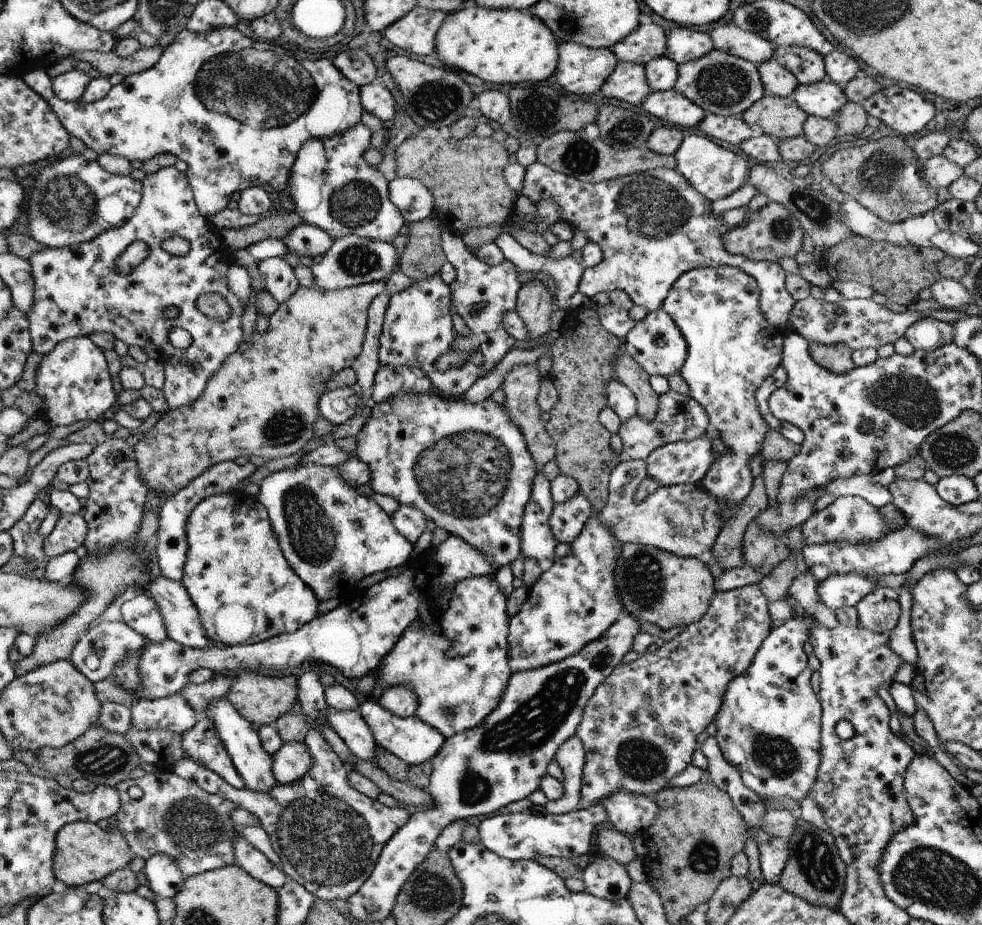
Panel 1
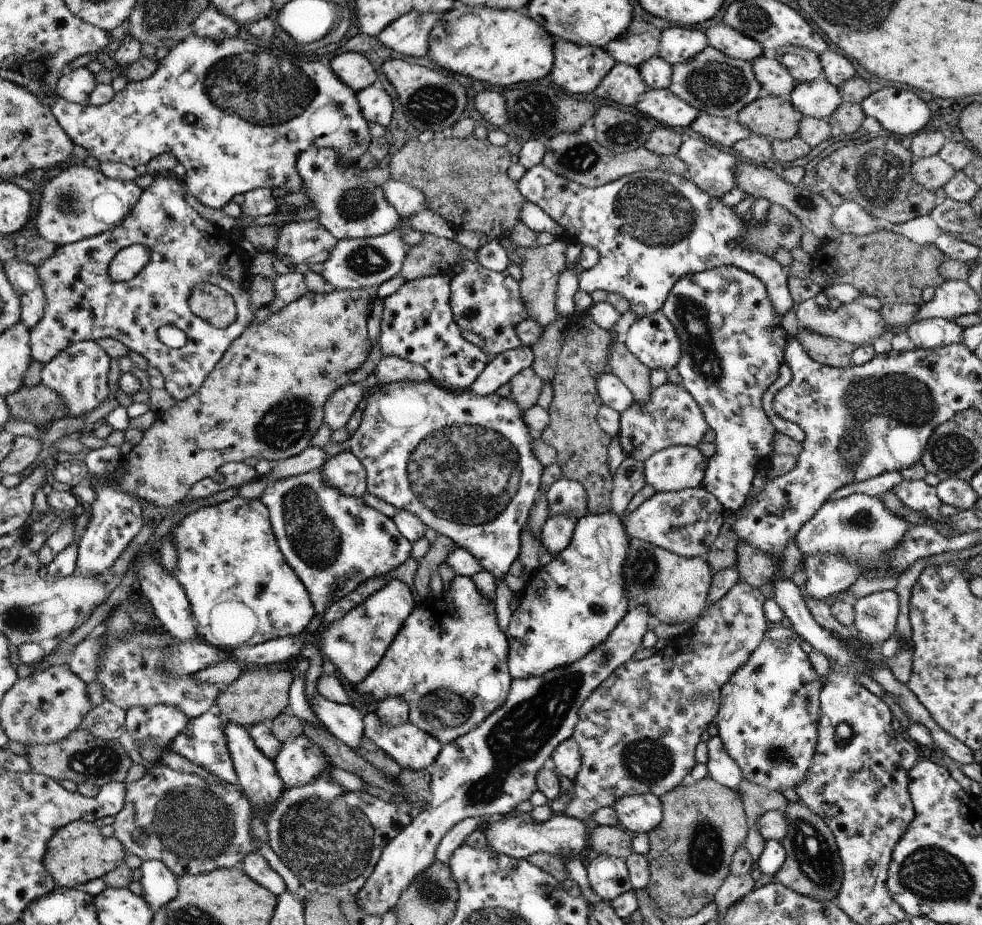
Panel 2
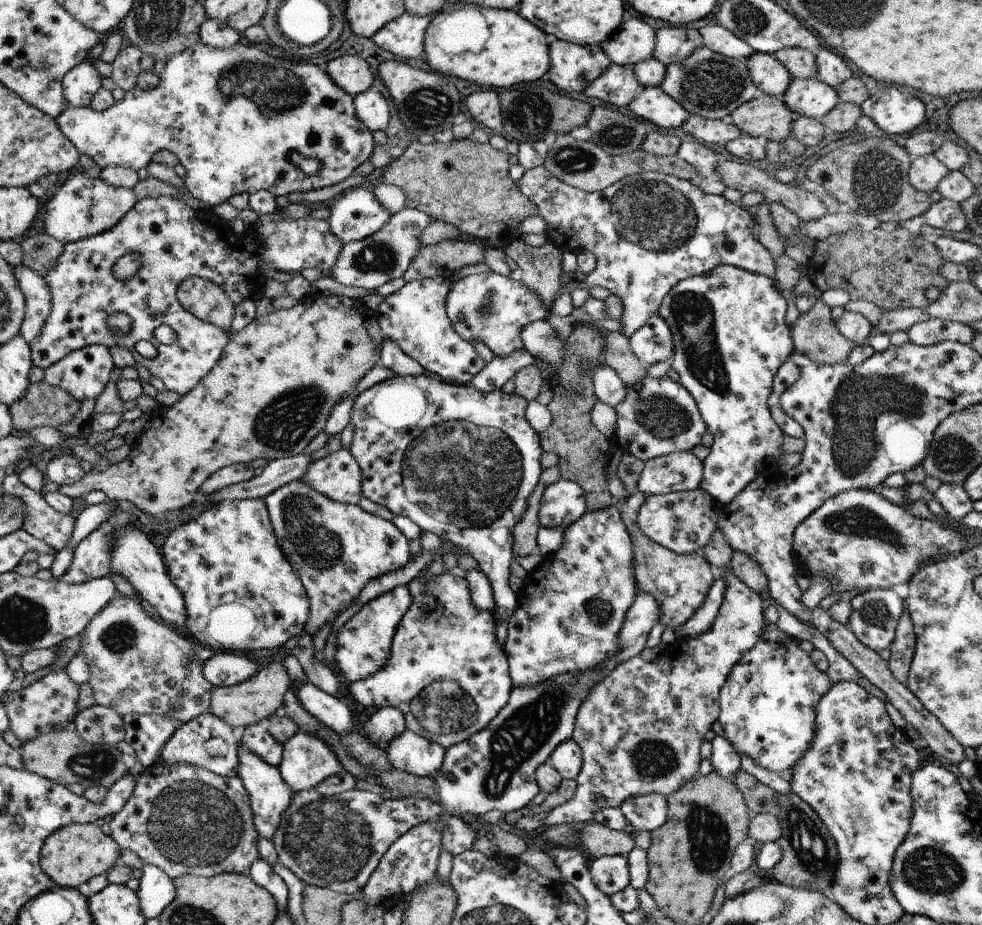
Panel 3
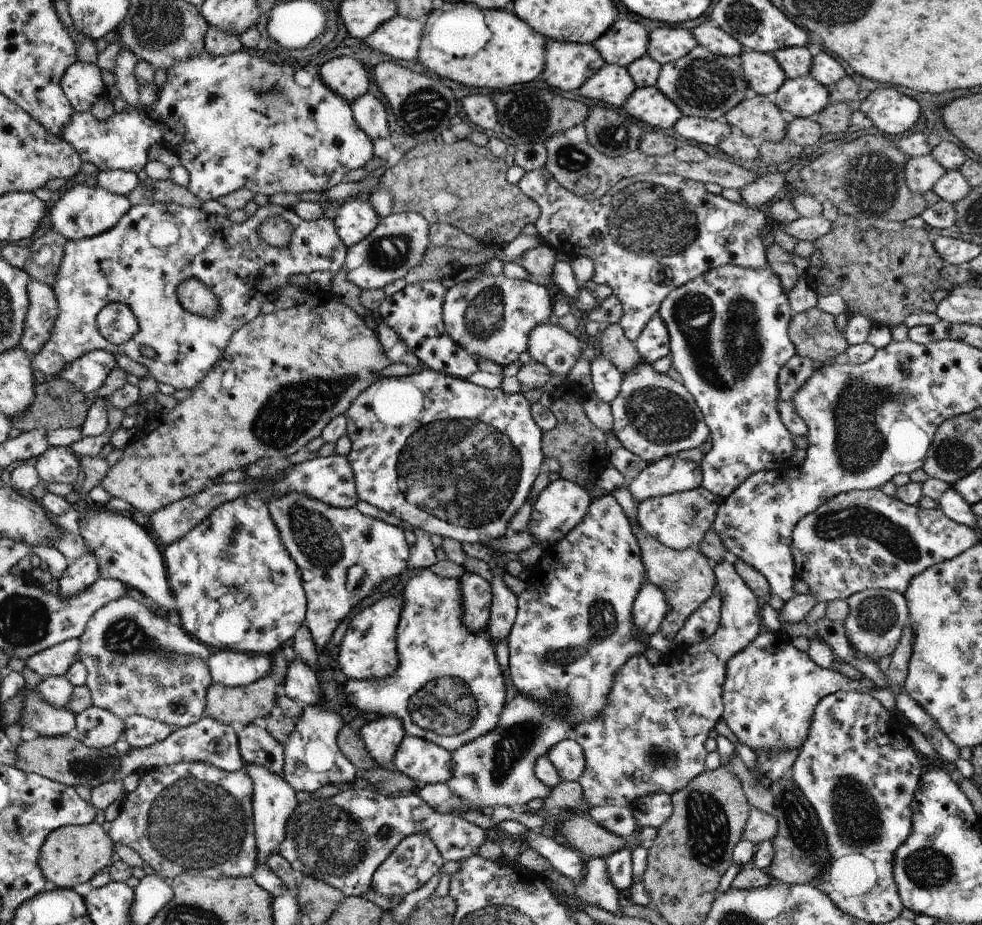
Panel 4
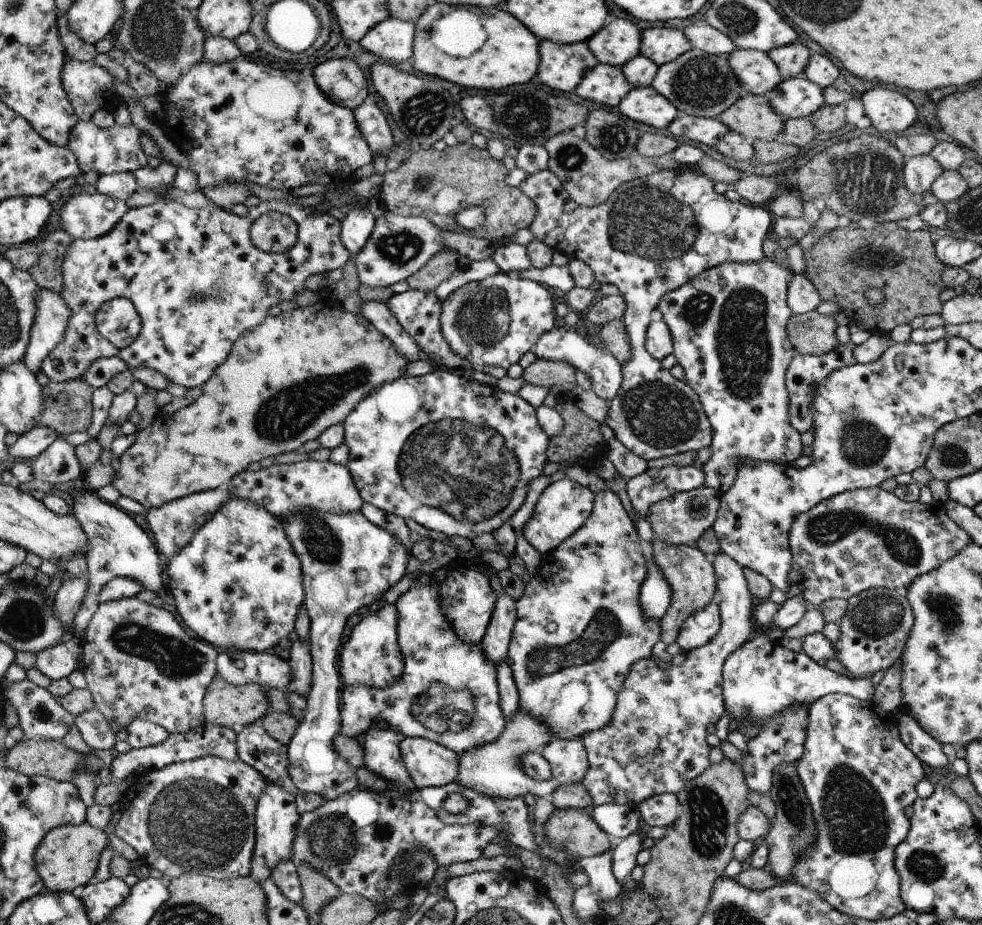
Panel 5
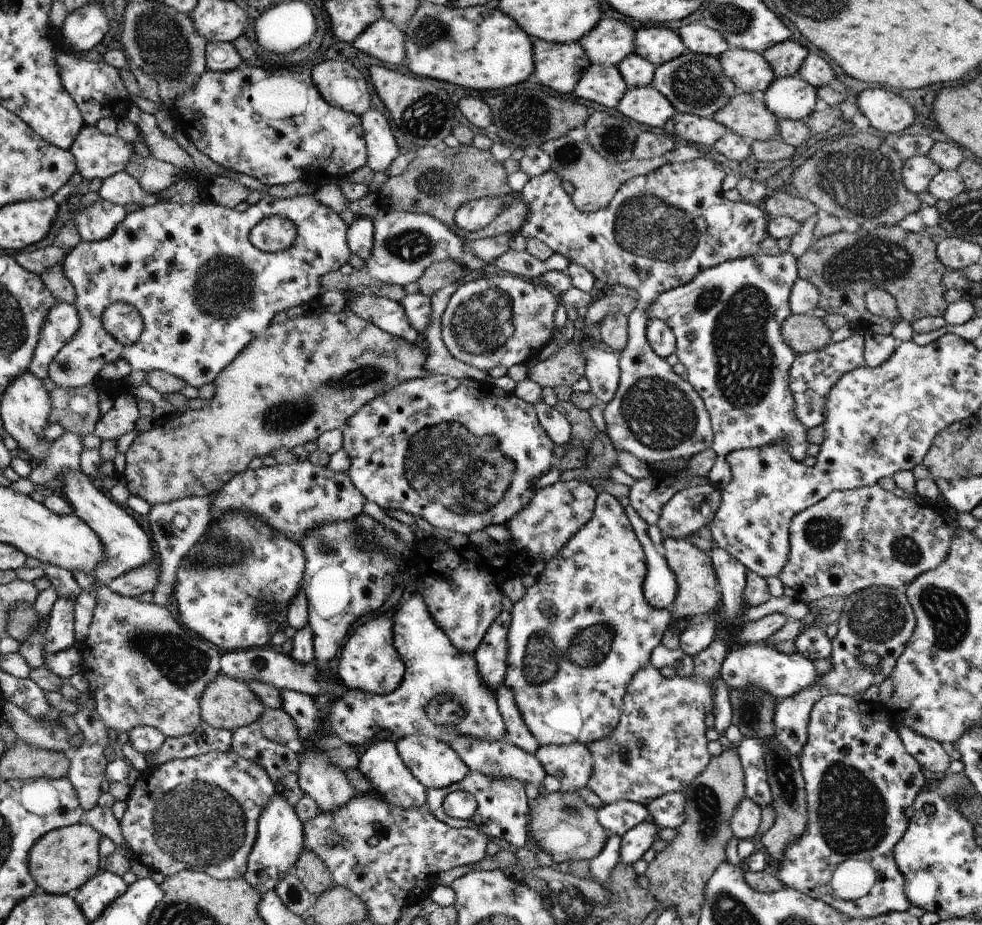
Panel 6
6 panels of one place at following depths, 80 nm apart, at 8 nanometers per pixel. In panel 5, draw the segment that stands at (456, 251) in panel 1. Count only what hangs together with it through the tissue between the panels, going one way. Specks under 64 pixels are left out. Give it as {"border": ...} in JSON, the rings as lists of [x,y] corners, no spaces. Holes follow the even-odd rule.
{"border":[[[510,273],[470,282],[452,292],[441,306],[442,335],[458,356],[474,364],[474,371],[482,371],[484,366],[508,369],[517,364],[554,324],[550,292],[539,283]]]}

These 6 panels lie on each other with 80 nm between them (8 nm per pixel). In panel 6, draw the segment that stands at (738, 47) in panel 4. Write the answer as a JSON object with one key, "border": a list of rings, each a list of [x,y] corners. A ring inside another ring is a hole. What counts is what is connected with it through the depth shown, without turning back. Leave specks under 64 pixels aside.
{"border":[[[700,21],[679,28],[677,33],[686,50],[693,53],[718,58],[730,48],[727,40],[718,31]]]}

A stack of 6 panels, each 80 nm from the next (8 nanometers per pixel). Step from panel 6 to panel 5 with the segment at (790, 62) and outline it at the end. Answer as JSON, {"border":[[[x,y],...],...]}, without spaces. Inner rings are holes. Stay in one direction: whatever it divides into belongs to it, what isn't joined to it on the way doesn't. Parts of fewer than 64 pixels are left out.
{"border":[[[799,42],[774,48],[767,54],[772,58],[772,62],[778,66],[782,81],[803,75],[811,57],[810,48],[806,48]]]}

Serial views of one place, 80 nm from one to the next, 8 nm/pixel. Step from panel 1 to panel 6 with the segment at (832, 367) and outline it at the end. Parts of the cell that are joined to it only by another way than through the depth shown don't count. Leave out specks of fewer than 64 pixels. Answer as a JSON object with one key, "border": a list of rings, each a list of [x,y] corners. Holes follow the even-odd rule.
{"border":[[[812,313],[792,314],[782,324],[782,338],[794,353],[810,353],[826,348],[832,342],[832,332]]]}

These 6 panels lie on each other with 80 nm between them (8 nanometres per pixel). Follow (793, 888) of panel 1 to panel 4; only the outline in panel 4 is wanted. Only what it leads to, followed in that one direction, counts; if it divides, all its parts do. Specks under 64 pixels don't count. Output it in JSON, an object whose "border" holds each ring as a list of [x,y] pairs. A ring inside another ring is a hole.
{"border":[[[780,778],[769,788],[774,796],[772,815],[778,820],[778,834],[770,840],[774,844],[774,858],[768,874],[774,882],[788,885],[816,882],[830,866],[830,846],[826,844],[826,834],[822,831],[818,816],[792,778]]]}

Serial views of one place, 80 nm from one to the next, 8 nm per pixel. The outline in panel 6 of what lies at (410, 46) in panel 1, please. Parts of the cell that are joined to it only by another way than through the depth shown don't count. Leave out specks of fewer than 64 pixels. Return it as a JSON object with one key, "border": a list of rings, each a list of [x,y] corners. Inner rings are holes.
{"border":[[[380,19],[353,43],[358,50],[368,56],[378,58],[382,64],[396,66],[404,62],[409,53],[406,52],[406,32],[403,26],[393,21]]]}

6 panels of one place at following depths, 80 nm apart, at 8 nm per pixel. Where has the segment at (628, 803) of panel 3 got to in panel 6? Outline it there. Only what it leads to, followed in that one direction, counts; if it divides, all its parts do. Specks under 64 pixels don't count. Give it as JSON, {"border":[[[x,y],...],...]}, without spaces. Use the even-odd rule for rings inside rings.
{"border":[[[682,791],[660,796],[646,804],[649,819],[661,828],[676,829],[686,820],[686,796]]]}

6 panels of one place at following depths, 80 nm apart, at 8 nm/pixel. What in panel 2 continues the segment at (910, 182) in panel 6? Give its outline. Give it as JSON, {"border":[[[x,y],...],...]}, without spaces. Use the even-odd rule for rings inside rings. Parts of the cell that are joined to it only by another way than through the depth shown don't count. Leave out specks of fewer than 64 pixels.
{"border":[[[933,155],[913,161],[911,174],[920,186],[924,186],[927,190],[937,191],[938,188],[943,188],[950,178],[954,178],[956,170],[948,162],[944,162],[940,156]]]}

